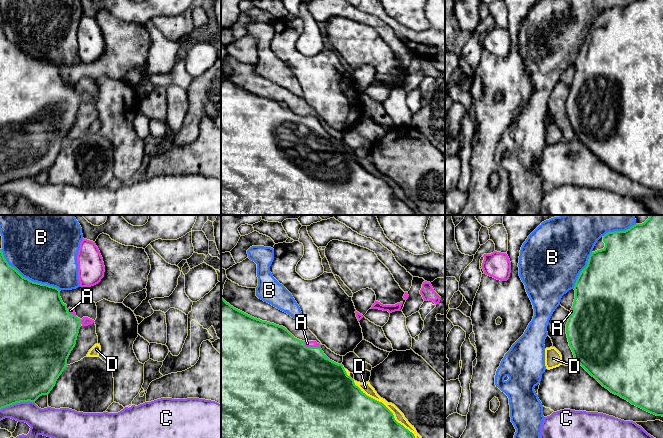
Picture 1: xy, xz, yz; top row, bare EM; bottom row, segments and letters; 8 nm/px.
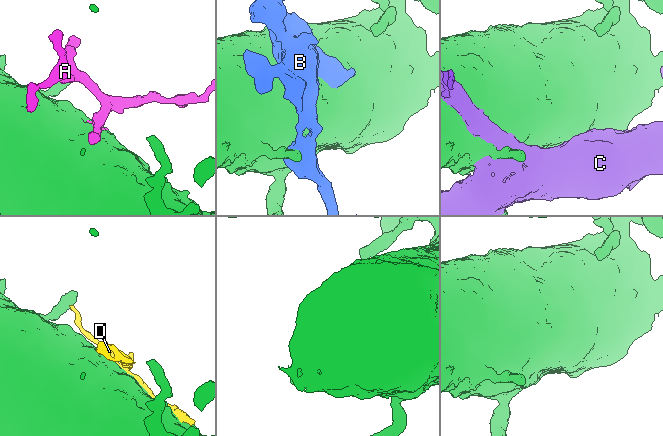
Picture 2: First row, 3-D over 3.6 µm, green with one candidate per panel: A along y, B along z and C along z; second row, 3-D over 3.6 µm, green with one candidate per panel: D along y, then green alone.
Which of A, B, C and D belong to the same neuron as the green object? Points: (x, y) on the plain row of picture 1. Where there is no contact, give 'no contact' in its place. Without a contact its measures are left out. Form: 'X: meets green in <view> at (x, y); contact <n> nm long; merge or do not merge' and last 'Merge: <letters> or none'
A: meets green in xz at (311, 123); contact 140 nm long; merge
B: meets green in xy at (27, 54); contact 600 nm long; do not merge
C: meets green in xy at (17, 178); contact 280 nm long; do not merge
D: meets green in xz at (385, 182); contact 700 nm long; do not merge
Merge: A

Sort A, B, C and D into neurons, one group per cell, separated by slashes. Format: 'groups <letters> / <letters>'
groups A / B / C / D

